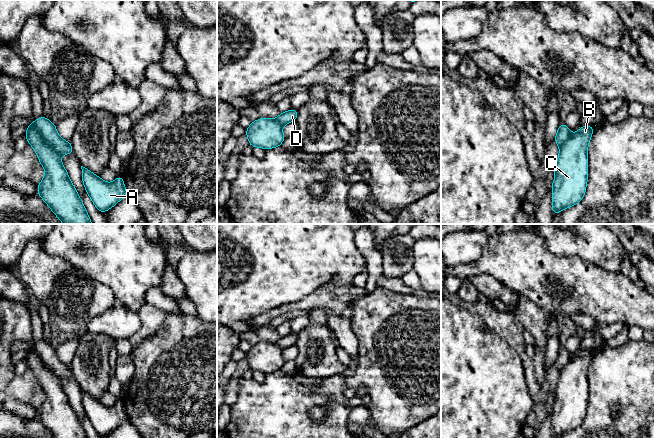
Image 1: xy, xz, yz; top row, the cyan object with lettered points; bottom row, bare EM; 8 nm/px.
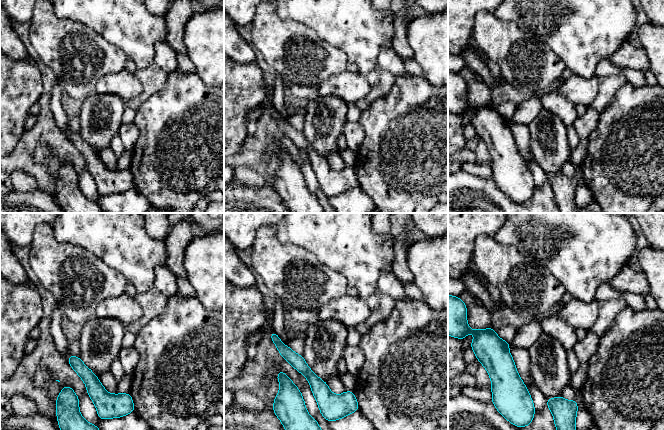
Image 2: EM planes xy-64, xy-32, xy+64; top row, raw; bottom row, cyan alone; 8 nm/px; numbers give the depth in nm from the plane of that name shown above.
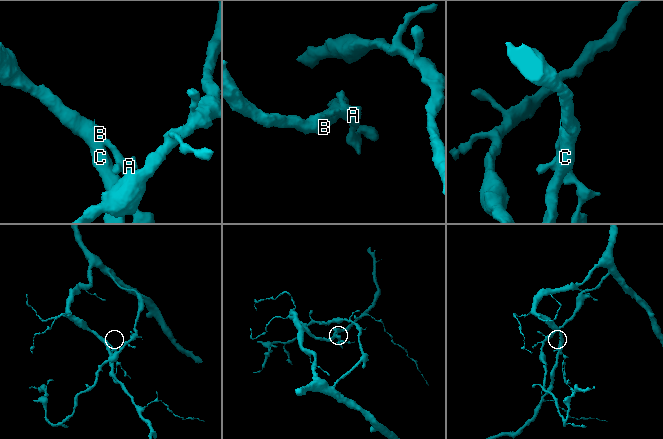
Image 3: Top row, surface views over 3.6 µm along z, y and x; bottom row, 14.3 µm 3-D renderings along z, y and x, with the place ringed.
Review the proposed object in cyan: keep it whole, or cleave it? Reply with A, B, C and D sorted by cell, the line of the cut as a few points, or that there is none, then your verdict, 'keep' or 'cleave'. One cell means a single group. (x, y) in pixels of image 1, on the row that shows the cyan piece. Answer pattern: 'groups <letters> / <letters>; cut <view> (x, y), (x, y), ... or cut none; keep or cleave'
groups A D / B C; cut xy (33, 124), (60, 154); cleave

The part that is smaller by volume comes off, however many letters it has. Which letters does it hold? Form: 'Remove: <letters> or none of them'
Remove: A, D

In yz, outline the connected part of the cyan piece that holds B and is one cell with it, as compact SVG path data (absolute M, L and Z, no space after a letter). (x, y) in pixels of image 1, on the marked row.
M581 126L578 132L571 135L560 147L557 164L553 168L556 175L552 184L553 216L562 210L579 203L585 194L588 179L587 150L595 126Z

